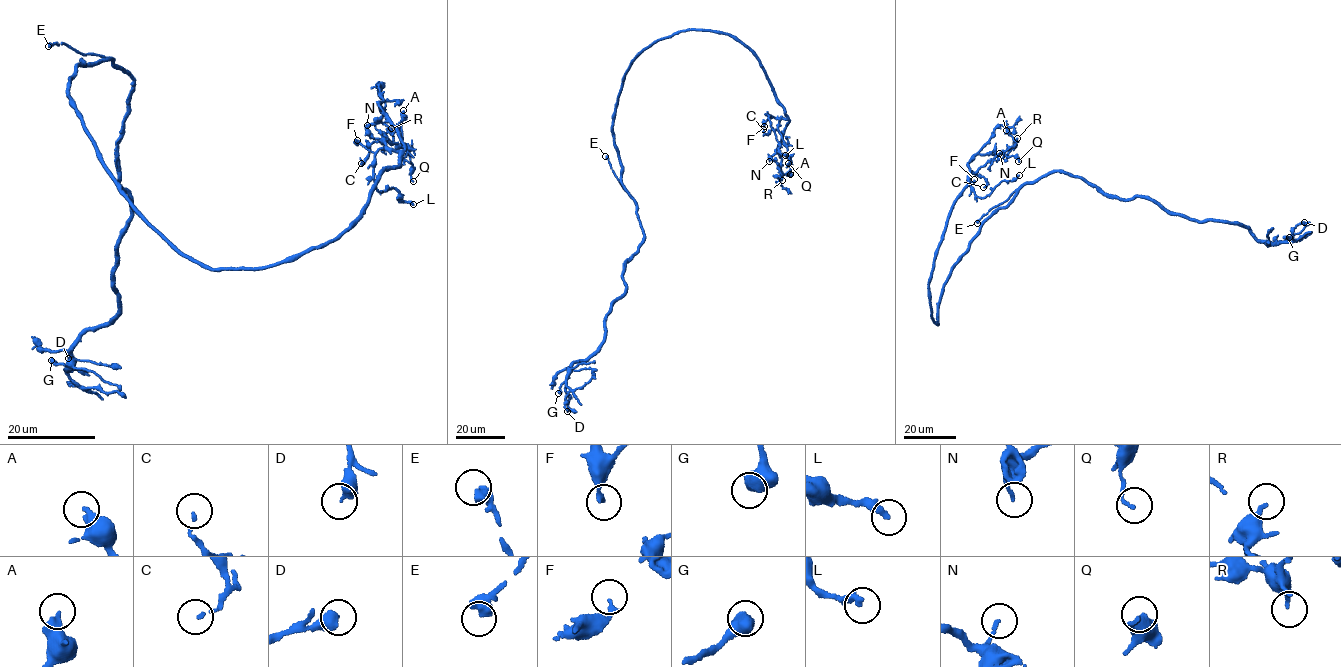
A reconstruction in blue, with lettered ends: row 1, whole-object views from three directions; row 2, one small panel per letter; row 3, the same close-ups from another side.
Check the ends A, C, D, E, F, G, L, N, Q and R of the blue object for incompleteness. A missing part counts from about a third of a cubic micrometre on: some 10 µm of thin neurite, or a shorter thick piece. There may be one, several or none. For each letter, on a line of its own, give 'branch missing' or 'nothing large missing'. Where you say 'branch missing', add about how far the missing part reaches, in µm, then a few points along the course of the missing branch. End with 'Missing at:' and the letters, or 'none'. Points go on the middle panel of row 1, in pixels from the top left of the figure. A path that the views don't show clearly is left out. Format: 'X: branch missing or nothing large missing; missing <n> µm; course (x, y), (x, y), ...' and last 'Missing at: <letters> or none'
A: nothing large missing
C: nothing large missing
D: nothing large missing
E: branch missing; missing 4 µm
F: nothing large missing
G: nothing large missing
L: nothing large missing
N: nothing large missing
Q: nothing large missing
R: nothing large missing
Missing at: E

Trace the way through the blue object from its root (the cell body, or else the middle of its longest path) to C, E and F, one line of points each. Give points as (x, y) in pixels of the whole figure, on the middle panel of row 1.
C: (614, 112), (637, 53), (681, 31), (706, 29), (734, 36), (765, 71), (786, 117), (769, 133), (763, 129)
E: (614, 112), (612, 127), (621, 166), (622, 185), (631, 197), (605, 156)
F: (614, 112), (637, 53), (681, 31), (706, 29), (734, 36), (765, 71), (786, 117), (769, 117), (764, 126)

